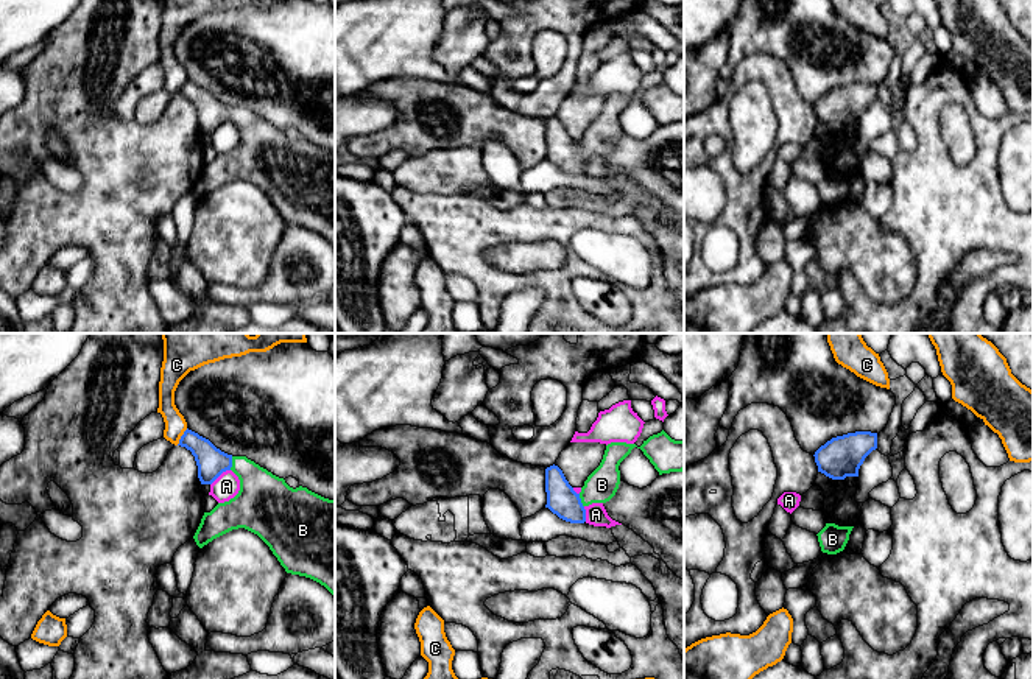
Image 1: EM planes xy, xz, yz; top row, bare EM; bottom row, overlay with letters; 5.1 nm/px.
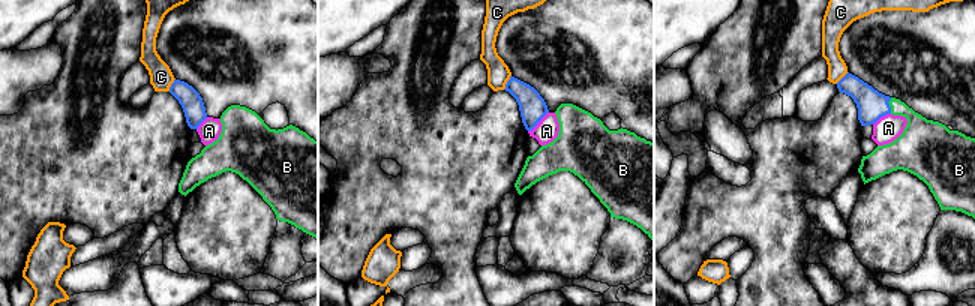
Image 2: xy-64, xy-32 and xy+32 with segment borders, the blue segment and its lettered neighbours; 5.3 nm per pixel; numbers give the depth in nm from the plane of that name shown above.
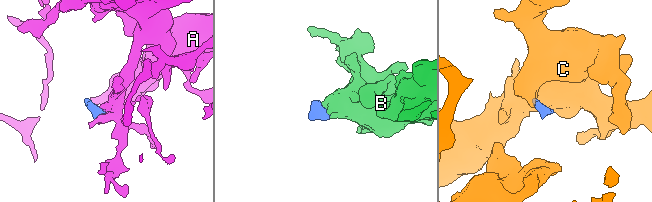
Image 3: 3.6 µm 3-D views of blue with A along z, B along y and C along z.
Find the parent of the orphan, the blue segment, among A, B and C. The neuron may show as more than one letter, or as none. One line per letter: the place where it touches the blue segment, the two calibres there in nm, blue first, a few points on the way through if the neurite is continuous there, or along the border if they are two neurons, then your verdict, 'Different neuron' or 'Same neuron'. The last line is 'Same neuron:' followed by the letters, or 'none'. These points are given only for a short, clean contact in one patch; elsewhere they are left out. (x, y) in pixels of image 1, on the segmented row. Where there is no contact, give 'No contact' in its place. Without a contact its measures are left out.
A: Touches blue at xy (220, 474). Thickness 150 nm (blue) against 140 nm. Boundary: xy (229, 469), (211, 485). Different neuron
B: Touches blue at xy (231, 463). Thickness 150 nm (blue) against 280 nm. Path across: xy (211, 461), (231, 463), (259, 488), (264, 499). Same neuron
C: Touches blue at xy (181, 436). Thickness 150 nm (blue) against 110 nm. Boundary: xy (187, 429), (176, 444). Different neuron
Same neuron: B

